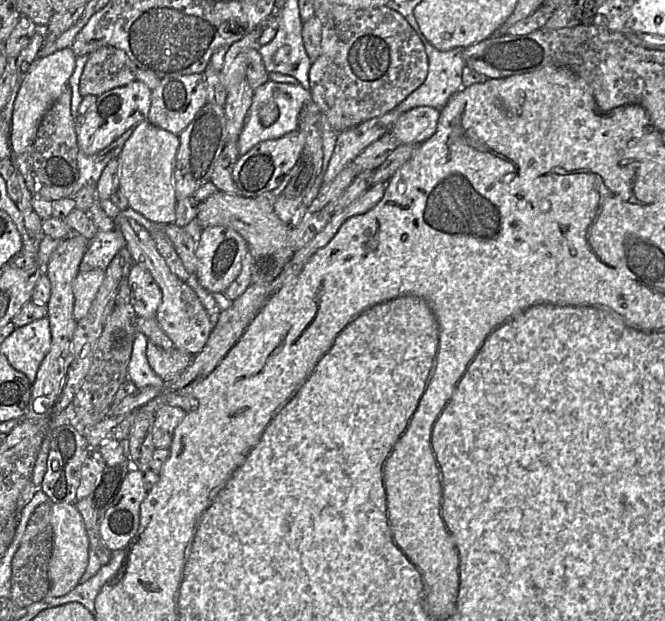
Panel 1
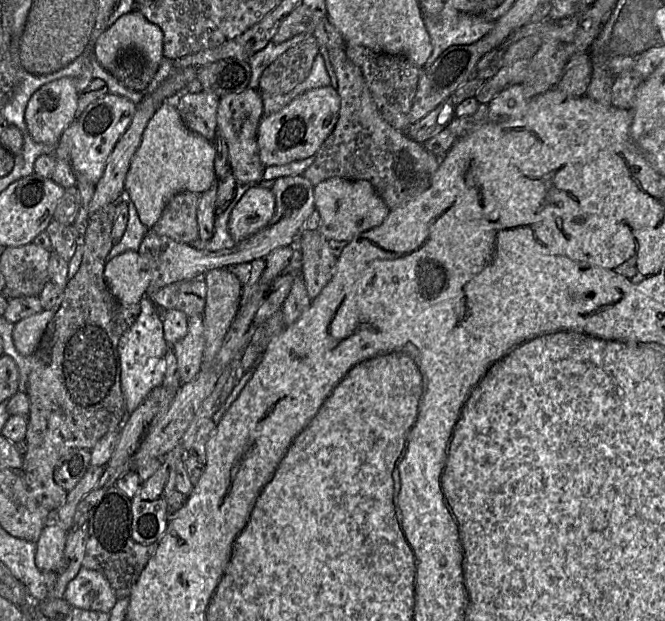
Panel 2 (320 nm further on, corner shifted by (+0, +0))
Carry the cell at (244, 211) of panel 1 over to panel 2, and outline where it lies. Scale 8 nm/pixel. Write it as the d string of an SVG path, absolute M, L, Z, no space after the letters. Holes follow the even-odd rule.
M319 230L302 231L297 242L301 255L301 276L309 297L317 298L334 275L337 257Z

